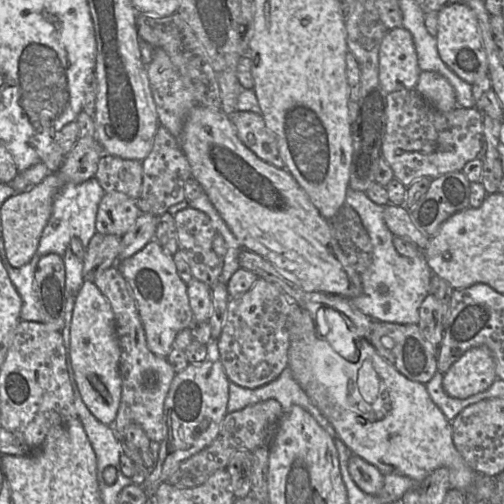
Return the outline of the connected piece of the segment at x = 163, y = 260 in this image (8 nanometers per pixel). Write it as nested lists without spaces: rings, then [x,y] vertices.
[[[153,239],[132,257],[120,260],[116,268],[133,293],[149,349],[155,355],[167,358],[177,334],[187,329],[194,320],[187,284],[178,275],[173,256]]]

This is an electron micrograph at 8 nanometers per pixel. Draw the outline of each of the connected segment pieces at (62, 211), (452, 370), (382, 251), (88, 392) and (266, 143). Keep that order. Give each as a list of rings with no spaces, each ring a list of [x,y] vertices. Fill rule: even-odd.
[[[96,177],[80,184],[65,184],[54,199],[51,216],[43,230],[35,255],[55,253],[63,257],[72,238],[78,238],[87,250],[89,241],[97,232],[96,215],[104,194],[105,191]]]
[[[486,346],[465,352],[443,374],[445,392],[458,399],[465,399],[487,390],[497,379],[495,361]]]
[[[348,188],[345,203],[359,214],[370,237],[373,250],[372,264],[360,274],[363,292],[358,297],[350,298],[350,304],[375,321],[418,325],[419,309],[424,299],[431,293],[430,281],[434,275],[427,263],[424,251],[413,258],[404,257],[397,252],[393,245],[394,235],[383,218],[384,206],[370,200],[366,192]],[[379,286],[386,286],[386,294],[378,293]]]
[[[84,280],[75,295],[70,342],[66,353],[69,355],[74,379],[84,403],[100,422],[106,425],[113,424],[122,393],[119,372],[120,347],[110,303],[90,280]]]
[[[236,111],[229,115],[242,143],[263,161],[280,169],[285,169],[277,147],[277,140],[261,114],[250,111]]]

